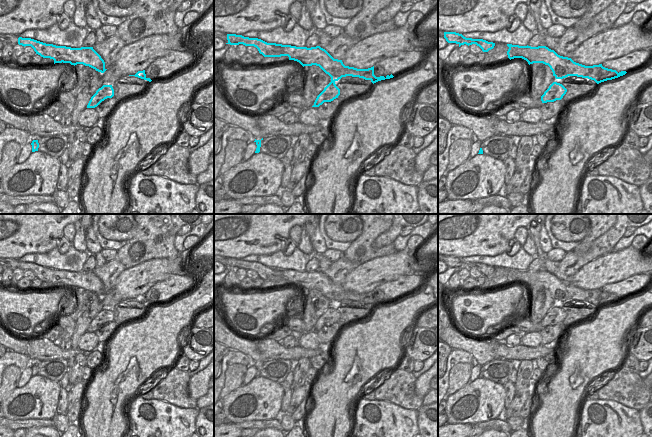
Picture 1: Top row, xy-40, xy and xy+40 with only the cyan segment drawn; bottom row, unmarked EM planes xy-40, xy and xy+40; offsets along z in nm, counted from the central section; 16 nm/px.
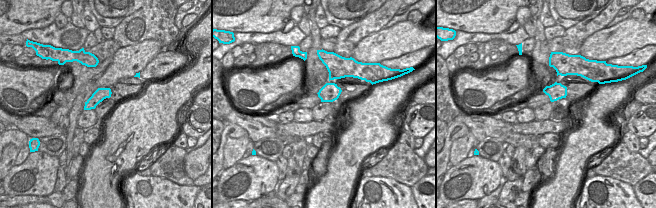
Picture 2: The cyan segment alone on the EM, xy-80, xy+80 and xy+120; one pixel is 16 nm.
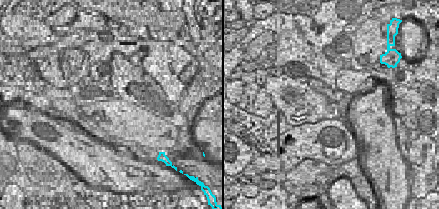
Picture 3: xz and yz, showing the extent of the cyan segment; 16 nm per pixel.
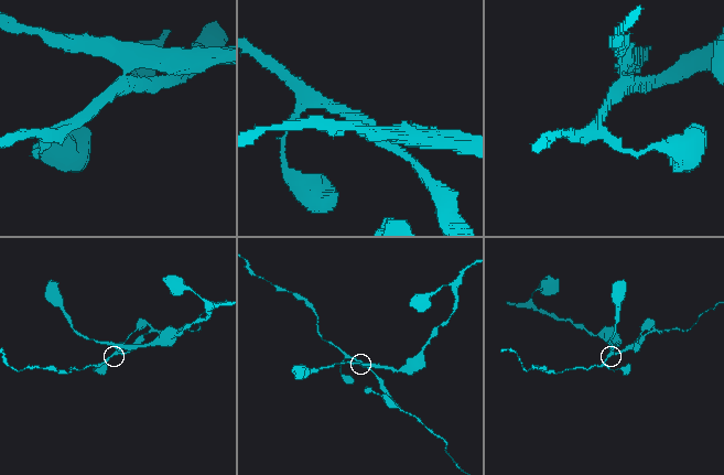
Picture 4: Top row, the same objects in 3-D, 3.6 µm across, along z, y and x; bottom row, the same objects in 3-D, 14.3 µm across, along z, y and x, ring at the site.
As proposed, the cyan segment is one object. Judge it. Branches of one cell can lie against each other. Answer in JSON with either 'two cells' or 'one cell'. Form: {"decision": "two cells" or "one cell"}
{"decision": "two cells"}

